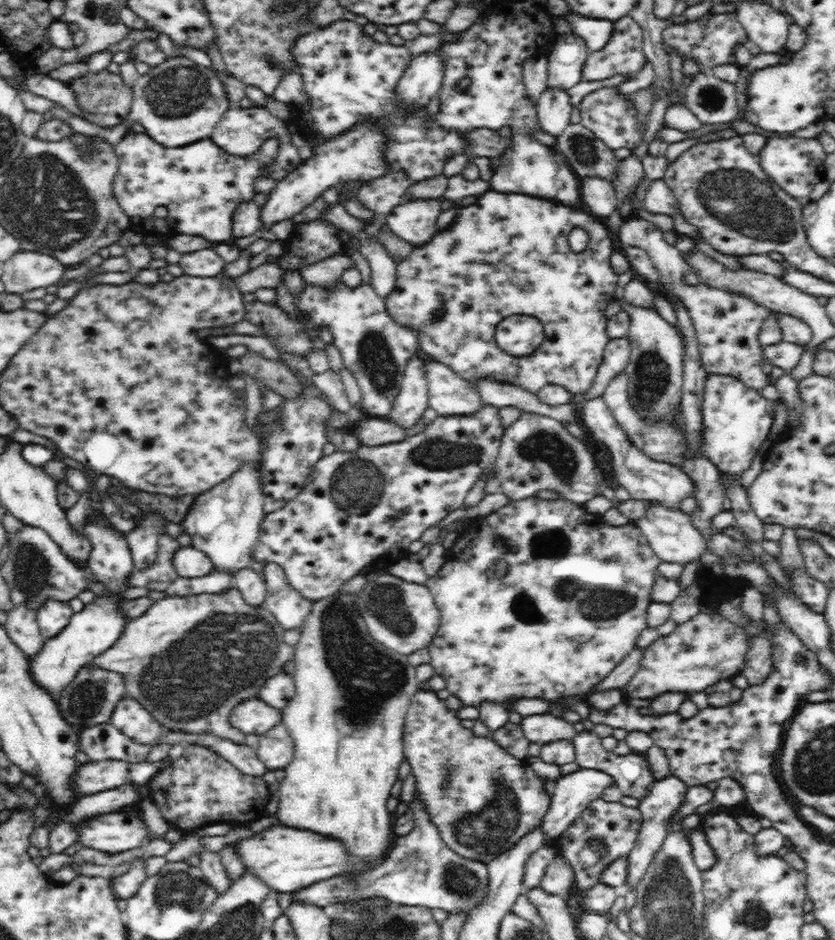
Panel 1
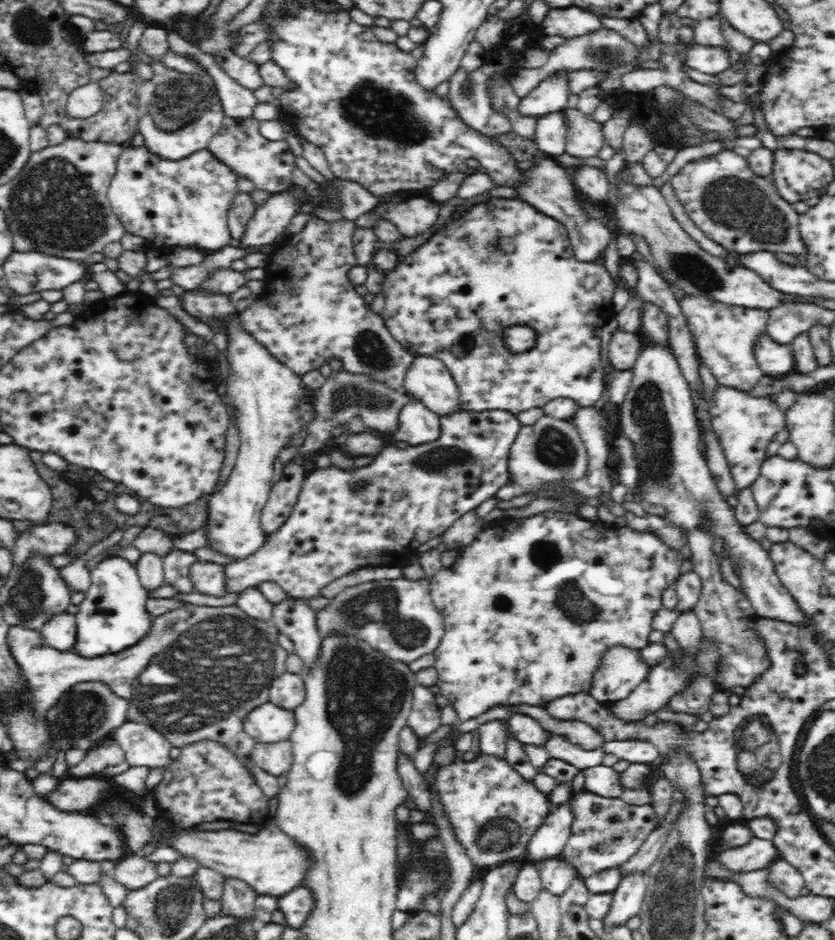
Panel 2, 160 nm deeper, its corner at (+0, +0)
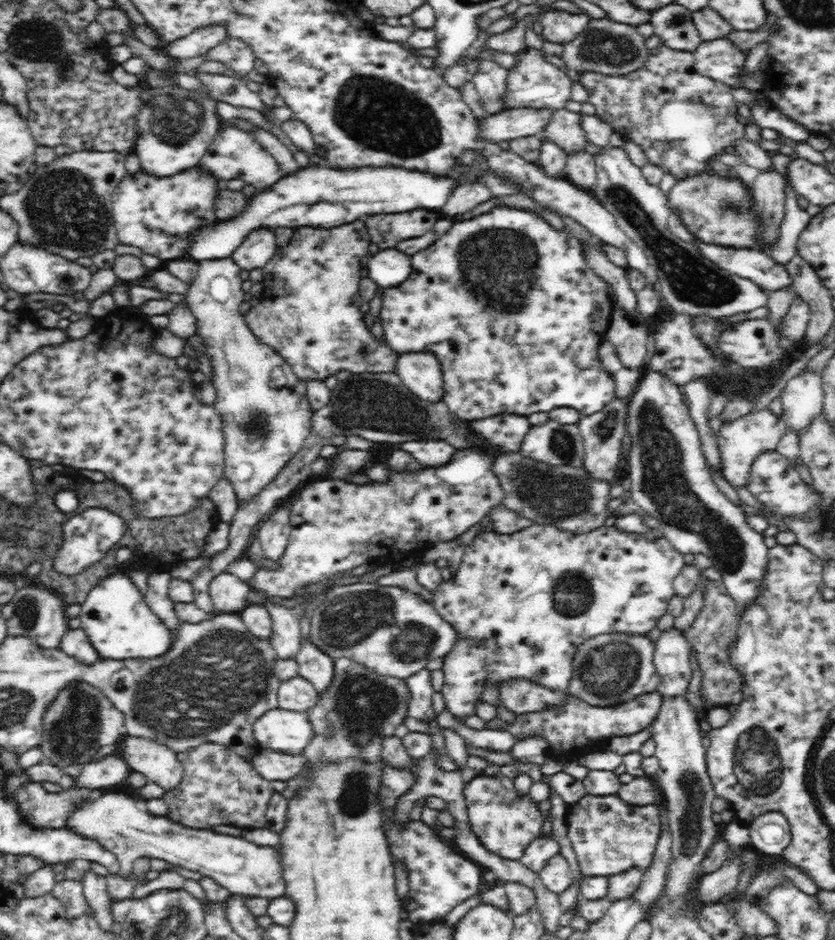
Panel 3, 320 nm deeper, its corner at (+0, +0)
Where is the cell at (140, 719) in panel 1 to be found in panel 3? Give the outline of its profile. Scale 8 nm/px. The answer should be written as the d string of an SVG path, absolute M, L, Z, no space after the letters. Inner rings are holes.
M127 735L122 740L122 757L131 772L144 774L148 782L160 786L164 793L179 786L183 779L183 764L176 759L170 747L158 744L153 739Z

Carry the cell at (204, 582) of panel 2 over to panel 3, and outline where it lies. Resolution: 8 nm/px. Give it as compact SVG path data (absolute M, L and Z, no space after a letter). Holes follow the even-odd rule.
M229 573L216 576L210 582L210 597L217 613L234 612L240 613L252 605L248 598L252 590L242 580Z

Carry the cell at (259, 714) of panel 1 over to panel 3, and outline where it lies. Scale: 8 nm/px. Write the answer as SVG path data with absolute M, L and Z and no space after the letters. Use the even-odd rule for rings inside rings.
M279 707L258 718L253 733L260 749L300 756L311 742L312 726L305 712Z

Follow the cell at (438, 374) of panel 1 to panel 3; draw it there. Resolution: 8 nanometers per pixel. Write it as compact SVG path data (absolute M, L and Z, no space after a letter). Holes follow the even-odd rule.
M401 353L393 371L416 397L428 402L442 401L445 387L441 365L435 354Z

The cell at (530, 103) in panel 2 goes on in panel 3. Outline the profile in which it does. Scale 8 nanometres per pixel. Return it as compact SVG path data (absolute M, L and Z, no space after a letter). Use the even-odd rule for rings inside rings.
M516 108L516 110L503 110L500 113L488 116L481 123L478 122L478 130L480 130L481 139L493 144L508 142L524 137L537 137L546 124L552 118L552 110L538 110L534 108Z

